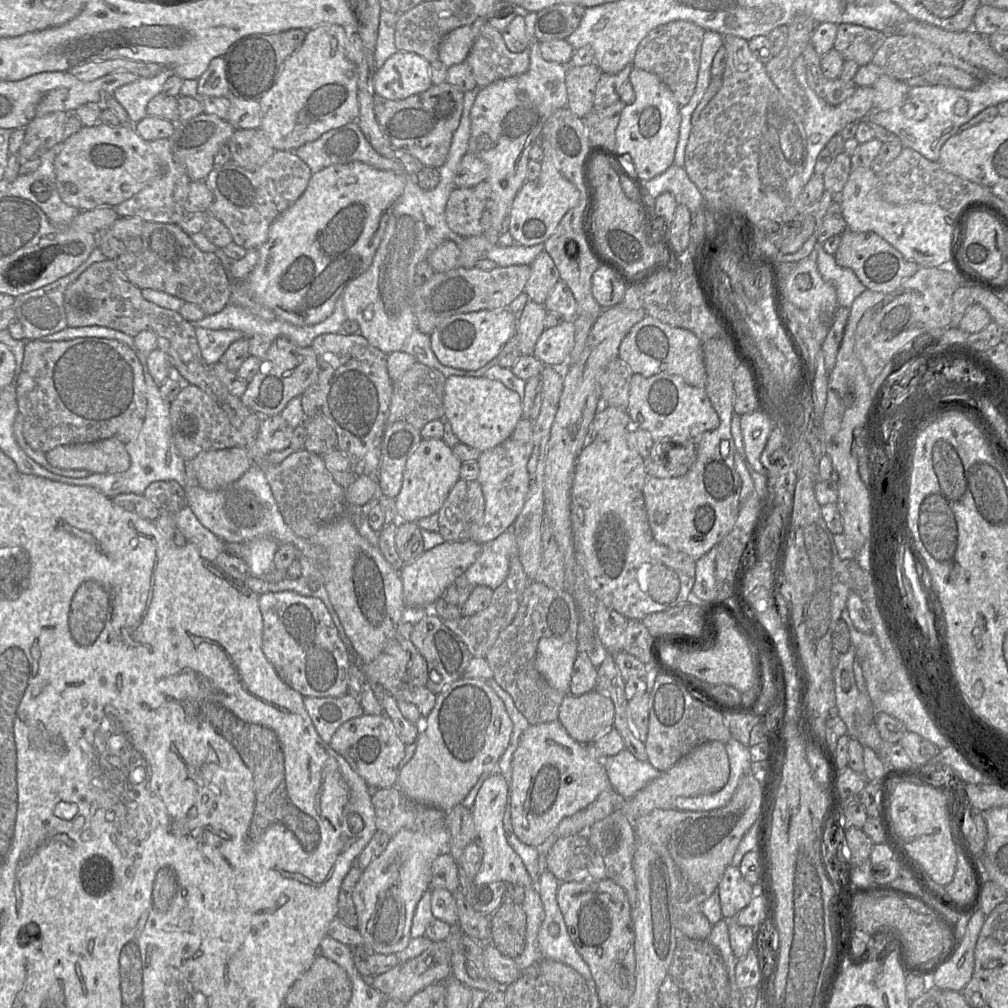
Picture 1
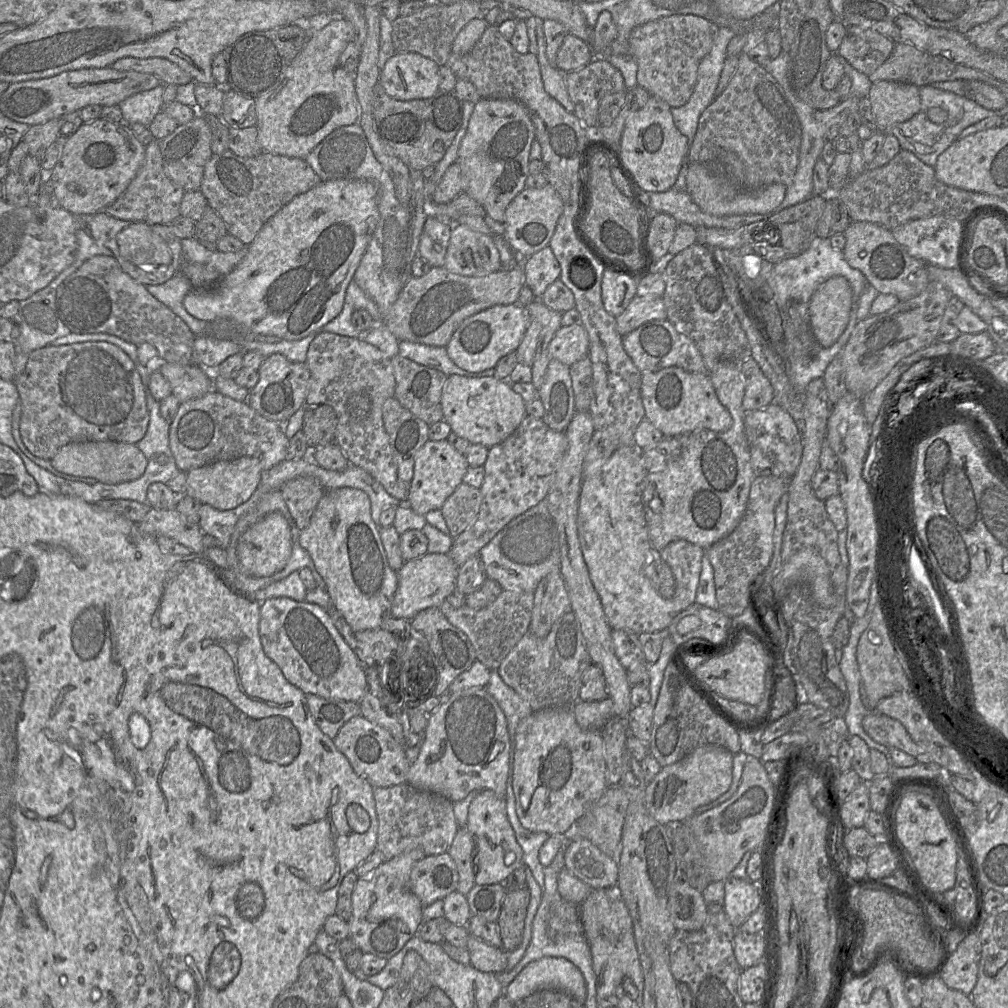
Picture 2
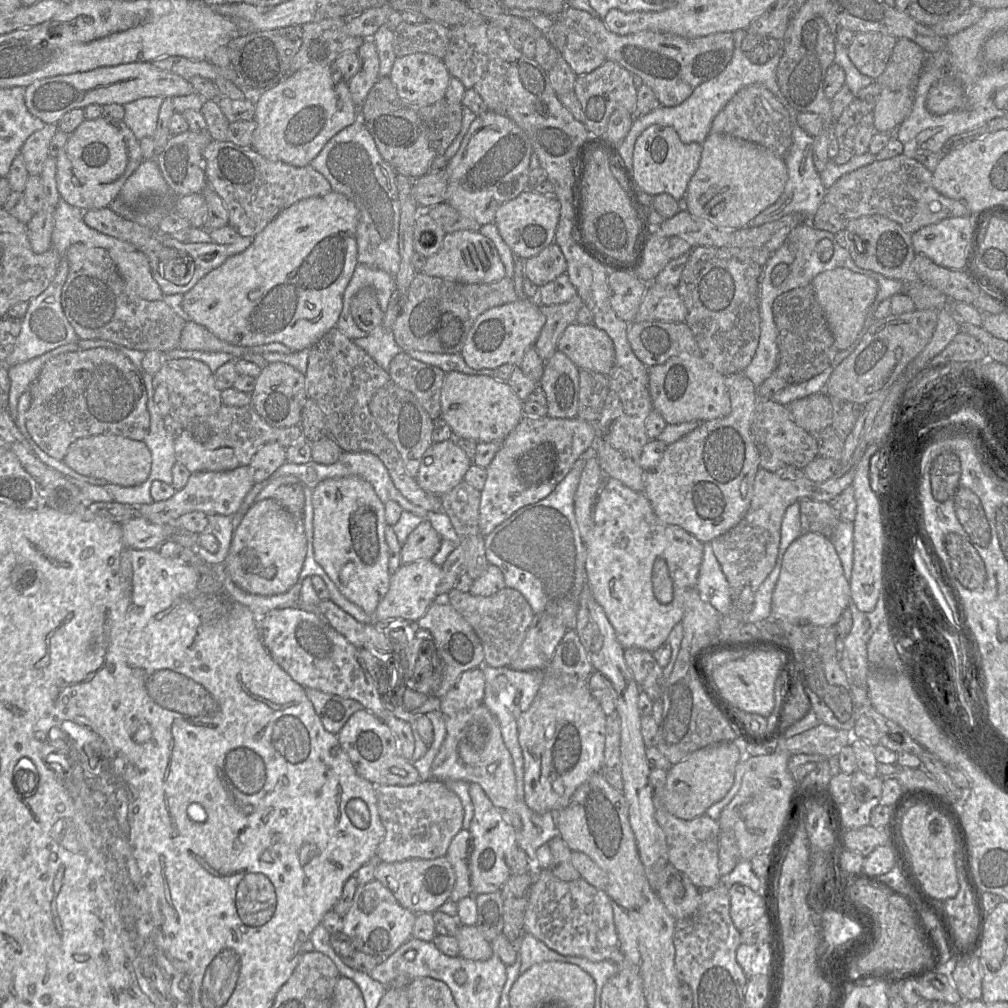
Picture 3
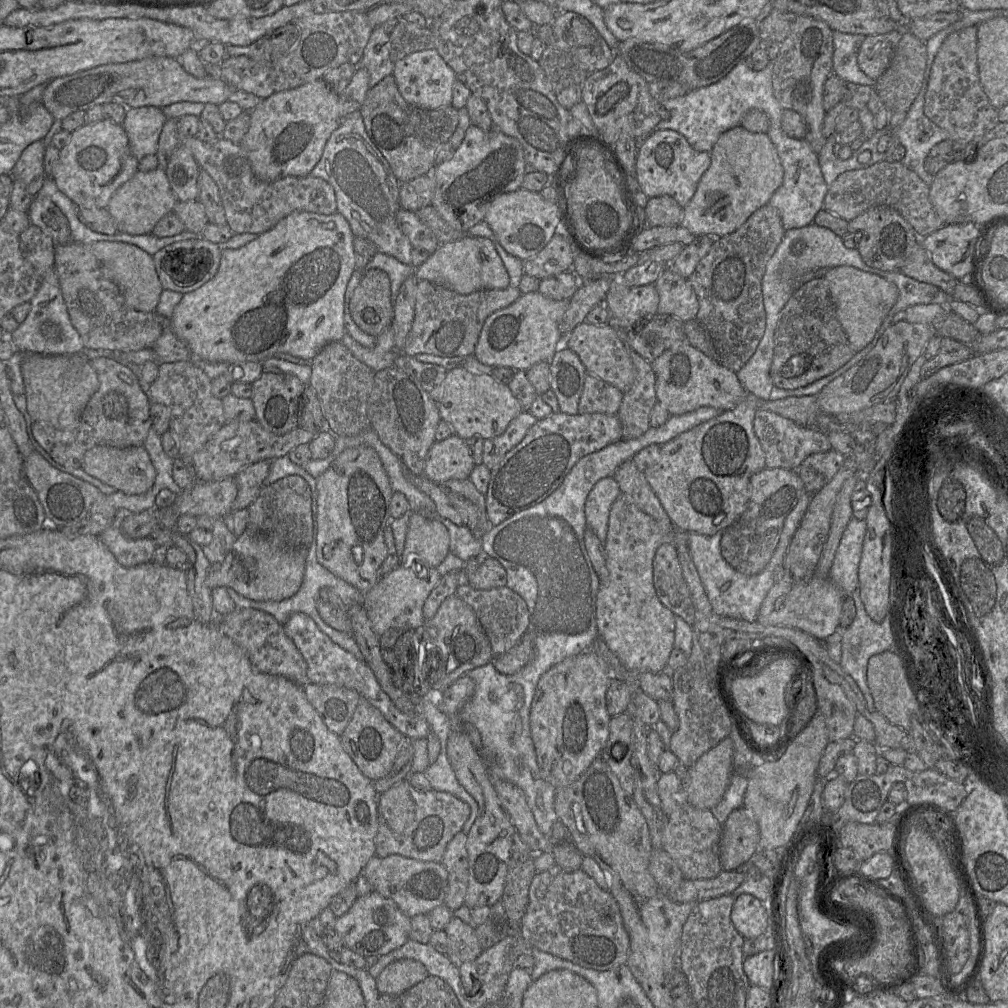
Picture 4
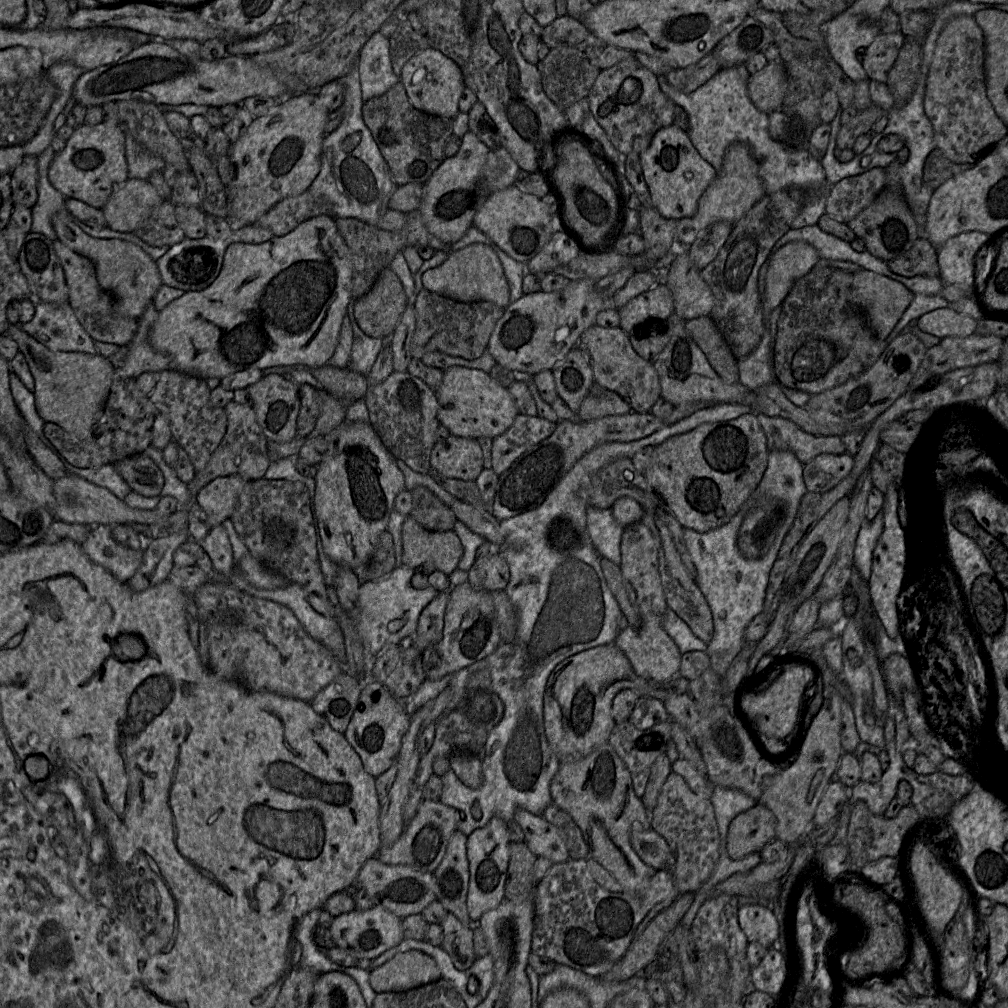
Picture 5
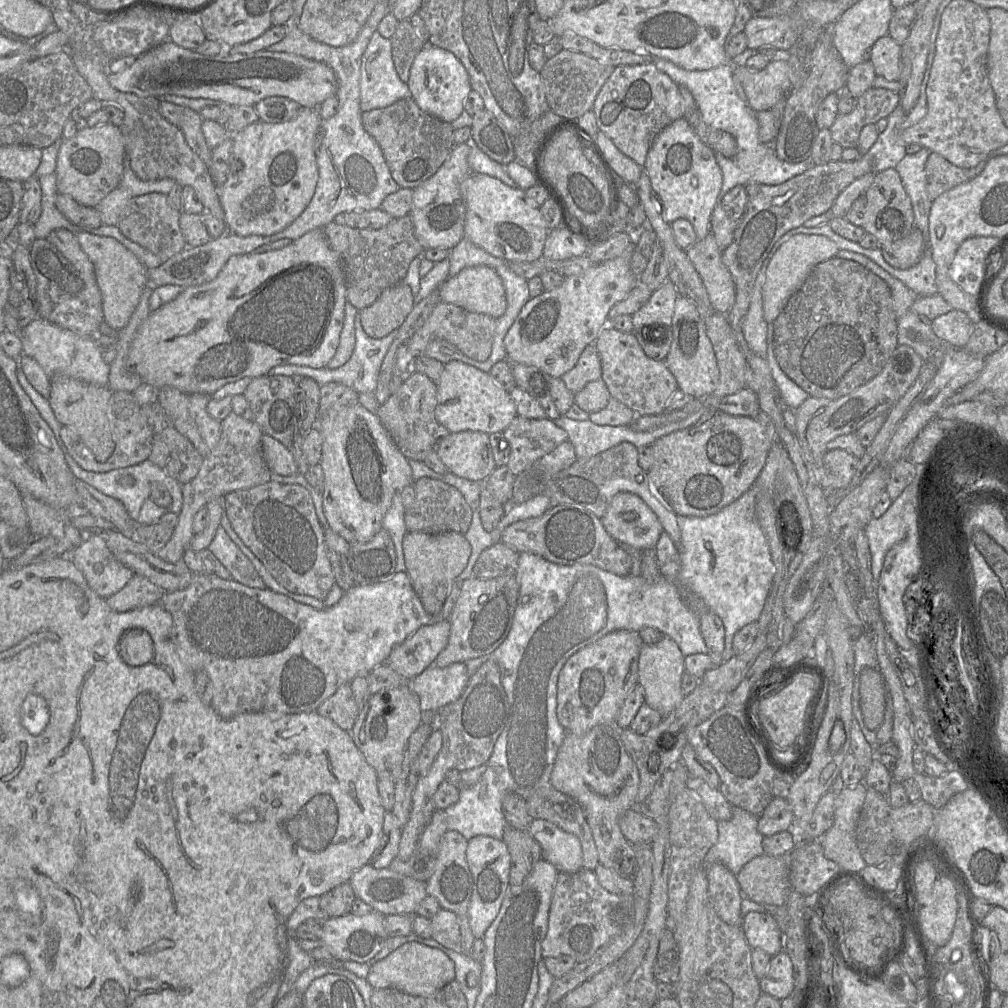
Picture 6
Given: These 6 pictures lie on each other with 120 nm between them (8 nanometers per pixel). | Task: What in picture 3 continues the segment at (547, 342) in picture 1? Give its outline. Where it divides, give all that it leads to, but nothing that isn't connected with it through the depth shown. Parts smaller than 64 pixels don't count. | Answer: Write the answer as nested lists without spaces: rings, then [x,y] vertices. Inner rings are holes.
[[[570,324],[560,337],[557,349],[580,369],[607,376],[614,365],[613,342],[606,332],[594,324]]]

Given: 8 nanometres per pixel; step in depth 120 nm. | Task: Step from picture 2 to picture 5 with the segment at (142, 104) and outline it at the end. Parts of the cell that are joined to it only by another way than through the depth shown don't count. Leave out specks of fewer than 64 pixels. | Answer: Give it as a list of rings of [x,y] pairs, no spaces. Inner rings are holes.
[[[125,133],[125,156],[129,179],[149,180],[155,171],[163,171],[165,161],[142,147],[131,134]]]

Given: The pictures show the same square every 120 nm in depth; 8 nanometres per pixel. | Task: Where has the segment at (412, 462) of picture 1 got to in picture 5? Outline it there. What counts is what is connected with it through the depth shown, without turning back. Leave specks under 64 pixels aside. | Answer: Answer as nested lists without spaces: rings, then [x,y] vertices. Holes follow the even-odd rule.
[[[450,434],[435,442],[430,466],[443,476],[475,481],[484,469],[483,452],[477,439]]]

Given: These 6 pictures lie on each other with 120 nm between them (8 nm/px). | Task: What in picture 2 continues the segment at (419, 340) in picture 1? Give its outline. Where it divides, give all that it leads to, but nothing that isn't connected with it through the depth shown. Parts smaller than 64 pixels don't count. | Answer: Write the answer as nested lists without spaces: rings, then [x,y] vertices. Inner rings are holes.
[[[401,340],[399,341],[398,355],[408,358],[420,365],[442,371],[446,376],[456,374],[466,377],[480,378],[494,376],[495,374],[494,368],[482,372],[468,372],[463,370],[451,360],[445,347],[429,346]]]

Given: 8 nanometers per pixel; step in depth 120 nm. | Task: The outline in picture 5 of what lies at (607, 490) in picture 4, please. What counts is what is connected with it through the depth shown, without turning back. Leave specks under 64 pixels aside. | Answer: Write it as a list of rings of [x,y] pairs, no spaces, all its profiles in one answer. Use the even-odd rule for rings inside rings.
[[[587,505],[587,530],[591,542],[601,557],[620,565],[621,536],[624,530],[613,517],[612,509],[600,509]]]

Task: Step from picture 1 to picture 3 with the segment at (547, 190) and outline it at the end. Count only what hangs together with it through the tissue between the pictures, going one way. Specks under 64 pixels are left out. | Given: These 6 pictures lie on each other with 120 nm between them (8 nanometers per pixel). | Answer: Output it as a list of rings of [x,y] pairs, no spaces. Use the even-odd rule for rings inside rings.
[[[526,190],[499,206],[494,223],[512,252],[522,259],[529,259],[554,242],[559,216],[560,204],[555,192],[541,194]]]

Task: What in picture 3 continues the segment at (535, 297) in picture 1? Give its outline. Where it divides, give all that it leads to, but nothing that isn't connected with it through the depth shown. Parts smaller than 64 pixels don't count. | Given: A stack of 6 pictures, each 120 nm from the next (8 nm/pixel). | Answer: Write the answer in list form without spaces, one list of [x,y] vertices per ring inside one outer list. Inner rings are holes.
[[[555,242],[545,247],[536,256],[525,260],[526,277],[539,287],[553,281],[566,270],[566,259]]]

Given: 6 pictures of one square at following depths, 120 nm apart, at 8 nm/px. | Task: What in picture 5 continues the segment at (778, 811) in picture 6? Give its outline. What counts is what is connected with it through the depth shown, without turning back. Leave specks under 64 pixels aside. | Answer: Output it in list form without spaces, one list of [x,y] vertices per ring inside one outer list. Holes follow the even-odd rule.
[[[757,803],[738,814],[729,824],[726,849],[732,860],[740,860],[759,852],[775,839],[776,818],[771,810]]]

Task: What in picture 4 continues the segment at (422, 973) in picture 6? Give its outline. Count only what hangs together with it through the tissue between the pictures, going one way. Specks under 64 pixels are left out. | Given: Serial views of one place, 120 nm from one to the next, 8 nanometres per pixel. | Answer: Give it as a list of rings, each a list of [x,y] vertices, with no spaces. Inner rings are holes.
[[[402,959],[390,963],[376,978],[380,995],[398,995],[428,976],[425,966],[417,961]]]

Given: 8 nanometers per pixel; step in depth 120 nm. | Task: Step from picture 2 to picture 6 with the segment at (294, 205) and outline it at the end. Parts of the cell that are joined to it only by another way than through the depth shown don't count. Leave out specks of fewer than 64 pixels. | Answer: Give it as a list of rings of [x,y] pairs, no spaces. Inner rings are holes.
[[[323,228],[313,229],[300,238],[292,240],[290,244],[281,249],[232,256],[213,281],[184,288],[183,292],[175,299],[150,313],[133,338],[128,353],[128,368],[137,374],[142,382],[157,389],[163,386],[172,386],[185,393],[201,393],[209,396],[227,383],[244,377],[256,378],[267,375],[270,369],[279,365],[300,365],[314,369],[324,368],[334,357],[339,345],[346,302],[346,278],[341,260],[330,248]]]

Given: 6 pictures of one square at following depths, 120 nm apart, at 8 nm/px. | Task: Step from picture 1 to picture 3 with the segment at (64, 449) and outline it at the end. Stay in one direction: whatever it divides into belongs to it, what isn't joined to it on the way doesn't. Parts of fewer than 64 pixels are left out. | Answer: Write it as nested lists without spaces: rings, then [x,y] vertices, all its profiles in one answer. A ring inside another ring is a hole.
[[[94,435],[73,442],[63,462],[78,474],[129,487],[142,484],[148,479],[151,454],[144,441],[131,440],[117,435]]]

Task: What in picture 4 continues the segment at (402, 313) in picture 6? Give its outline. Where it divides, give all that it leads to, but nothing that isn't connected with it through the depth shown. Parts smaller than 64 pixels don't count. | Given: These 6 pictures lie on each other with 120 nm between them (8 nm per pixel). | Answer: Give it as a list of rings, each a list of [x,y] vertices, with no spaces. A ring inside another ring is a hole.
[[[380,269],[366,270],[350,300],[350,314],[365,333],[378,337],[391,326],[394,302],[388,274]]]

